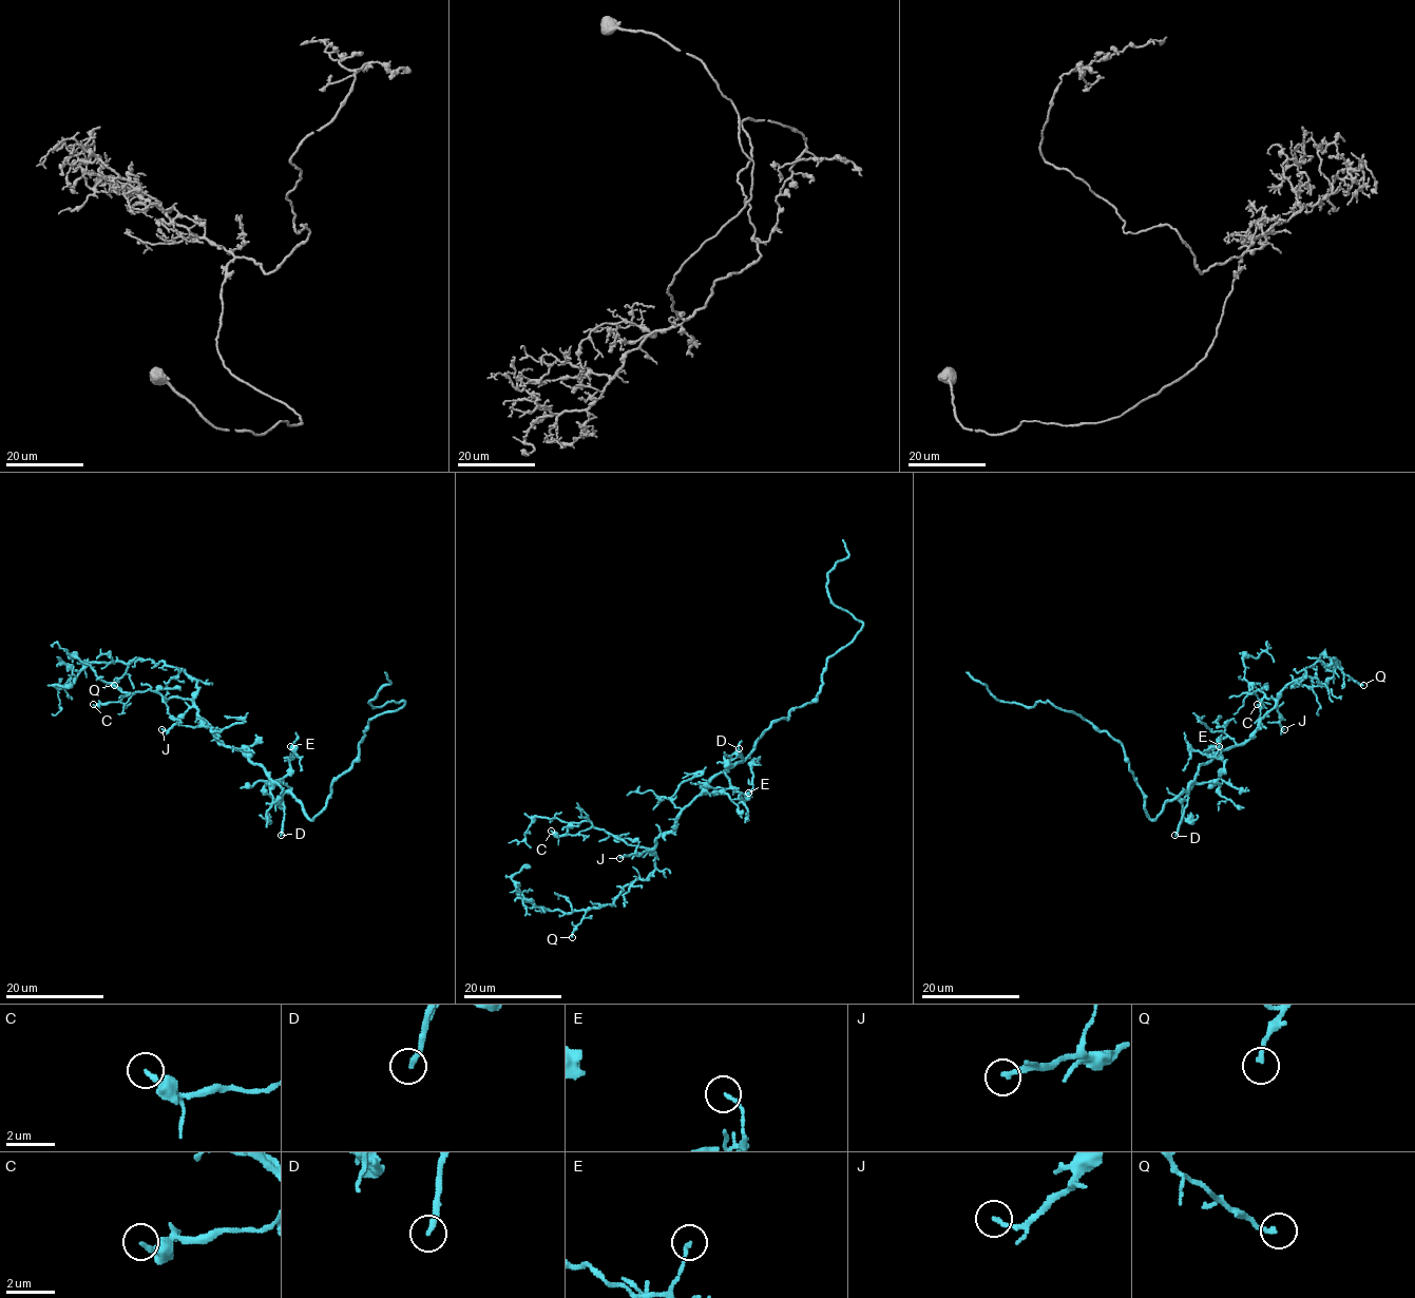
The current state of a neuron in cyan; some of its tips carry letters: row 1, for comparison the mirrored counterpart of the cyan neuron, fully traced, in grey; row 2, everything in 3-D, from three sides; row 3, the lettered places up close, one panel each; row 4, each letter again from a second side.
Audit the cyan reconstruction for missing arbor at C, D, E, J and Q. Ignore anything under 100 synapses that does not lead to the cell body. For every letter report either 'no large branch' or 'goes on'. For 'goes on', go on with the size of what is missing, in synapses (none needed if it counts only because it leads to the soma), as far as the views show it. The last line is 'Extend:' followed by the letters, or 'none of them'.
C: no large branch
D: no large branch
E: no large branch
J: goes on | 170 syn
Q: no large branch
Extend: J

